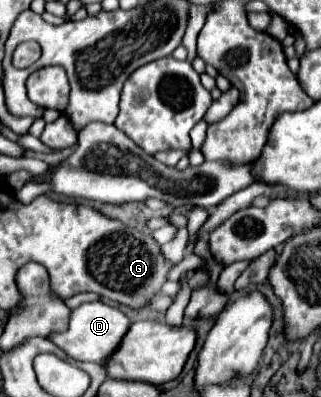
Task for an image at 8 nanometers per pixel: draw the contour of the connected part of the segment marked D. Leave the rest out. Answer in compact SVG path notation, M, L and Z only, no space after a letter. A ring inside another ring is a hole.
M88 302L76 310L72 310L68 330L54 334L50 340L54 344L58 344L62 350L66 350L68 356L74 360L106 364L108 358L118 350L118 346L120 346L124 334L128 332L130 324L132 322L128 320L128 316L124 312L120 312L118 308L112 308L104 302Z

